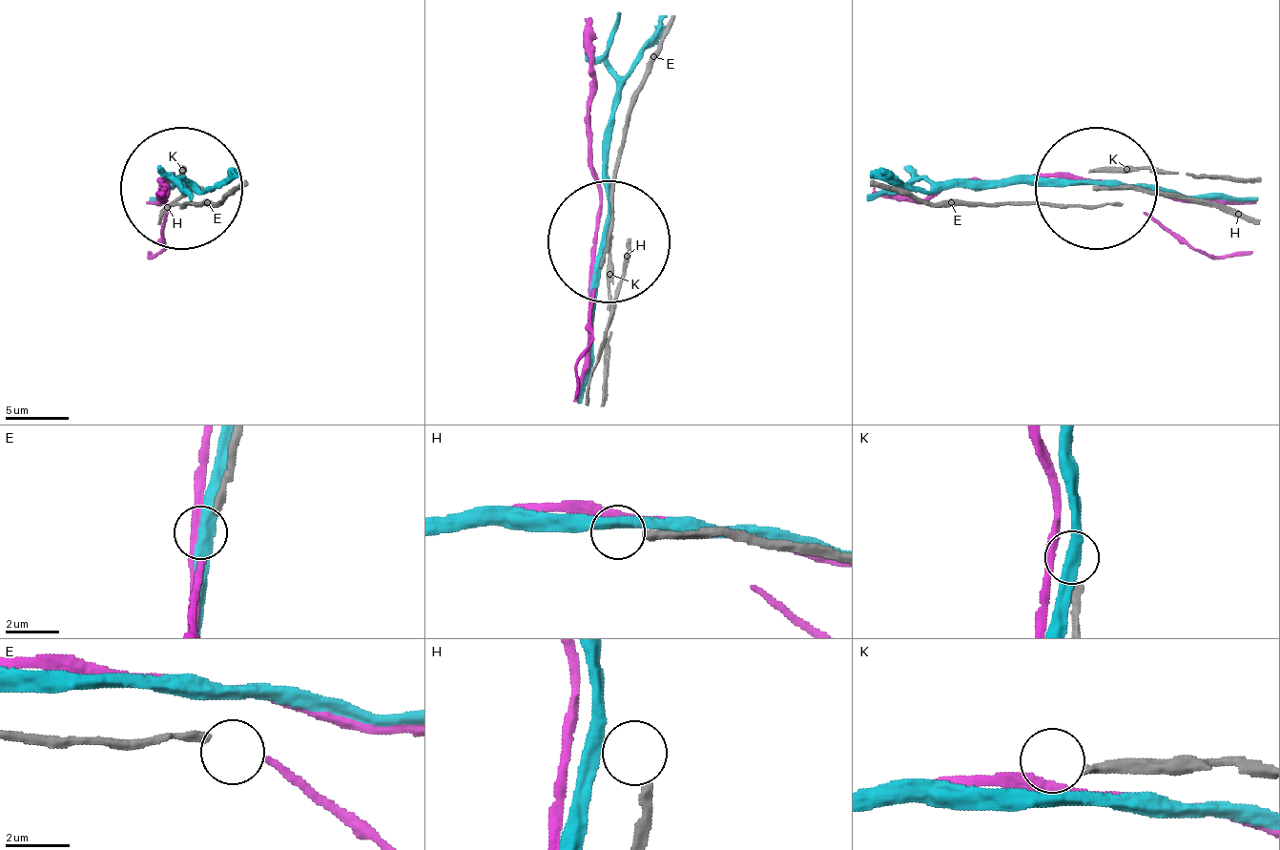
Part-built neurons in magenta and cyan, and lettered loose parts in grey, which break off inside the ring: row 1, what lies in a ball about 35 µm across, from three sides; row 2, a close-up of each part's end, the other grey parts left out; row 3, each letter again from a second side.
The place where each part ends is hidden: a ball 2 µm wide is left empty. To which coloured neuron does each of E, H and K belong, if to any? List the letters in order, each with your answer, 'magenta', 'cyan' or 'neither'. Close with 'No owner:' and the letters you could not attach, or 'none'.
E: magenta
H: neither
K: neither
No owner: H, K

